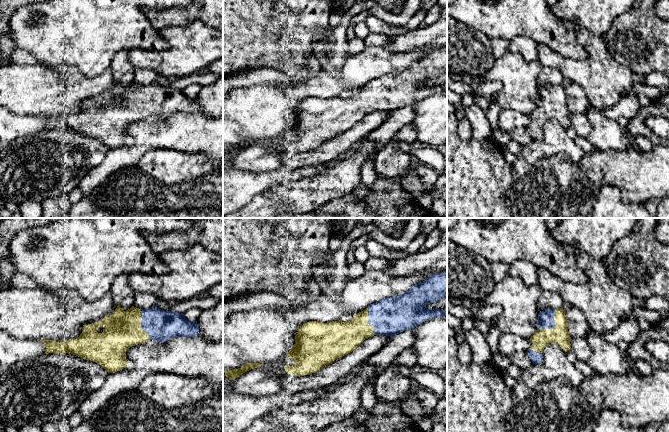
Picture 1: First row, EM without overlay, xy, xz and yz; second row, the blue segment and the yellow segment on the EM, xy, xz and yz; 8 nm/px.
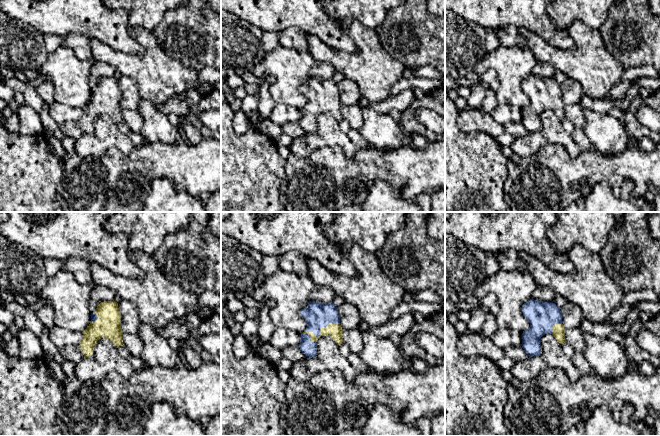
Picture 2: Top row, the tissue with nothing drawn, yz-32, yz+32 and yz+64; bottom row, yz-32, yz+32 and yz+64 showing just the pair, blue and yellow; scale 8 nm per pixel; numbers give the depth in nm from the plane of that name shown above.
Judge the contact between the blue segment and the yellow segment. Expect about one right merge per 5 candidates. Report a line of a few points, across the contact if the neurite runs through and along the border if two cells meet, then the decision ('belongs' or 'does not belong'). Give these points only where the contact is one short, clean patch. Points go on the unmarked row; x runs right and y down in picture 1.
line yz (546, 96), (554, 102), (559, 110); belongs

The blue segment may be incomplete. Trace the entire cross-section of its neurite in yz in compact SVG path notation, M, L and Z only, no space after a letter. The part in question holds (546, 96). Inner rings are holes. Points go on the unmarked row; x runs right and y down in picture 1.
M561 84L539 88L537 106L530 114L531 123L526 128L533 140L543 136L543 126L550 119L556 119L565 128L572 126L565 87Z

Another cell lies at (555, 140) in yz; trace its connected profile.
M550 119L543 126L542 138L524 145L520 158L529 163L534 163L561 152L566 153L574 163L578 163L585 155L575 140L567 135L566 128L556 119Z

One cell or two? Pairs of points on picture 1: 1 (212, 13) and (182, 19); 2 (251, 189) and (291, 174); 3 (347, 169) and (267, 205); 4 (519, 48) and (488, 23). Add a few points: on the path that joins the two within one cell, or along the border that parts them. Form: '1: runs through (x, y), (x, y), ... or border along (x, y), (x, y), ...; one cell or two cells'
1: runs through (205, 13), (189, 14); one cell
2: runs through (261, 182), (281, 175); one cell
3: runs through (327, 185), (304, 196), (287, 198); one cell
4: border along (534, 40), (528, 37), (514, 36), (508, 41); two cells

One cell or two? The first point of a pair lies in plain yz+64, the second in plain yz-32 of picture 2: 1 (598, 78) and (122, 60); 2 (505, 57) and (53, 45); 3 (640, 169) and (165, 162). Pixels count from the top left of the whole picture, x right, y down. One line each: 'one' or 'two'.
1: one
2: two
3: one

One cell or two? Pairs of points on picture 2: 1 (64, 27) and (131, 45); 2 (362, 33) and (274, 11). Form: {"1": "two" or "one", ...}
{"1": "one", "2": "two"}

